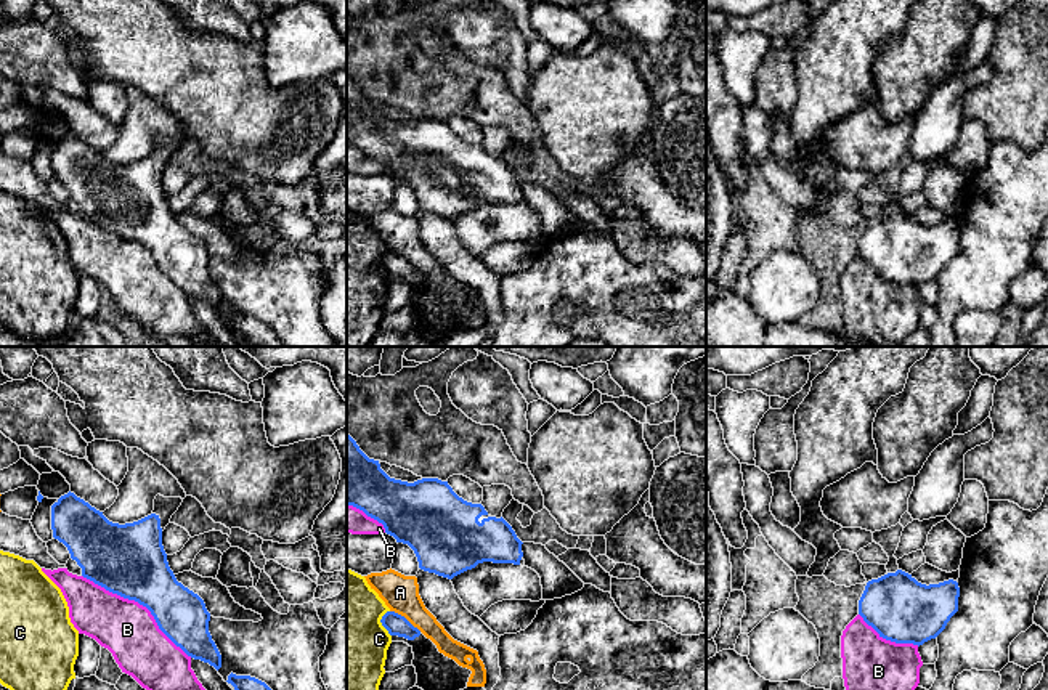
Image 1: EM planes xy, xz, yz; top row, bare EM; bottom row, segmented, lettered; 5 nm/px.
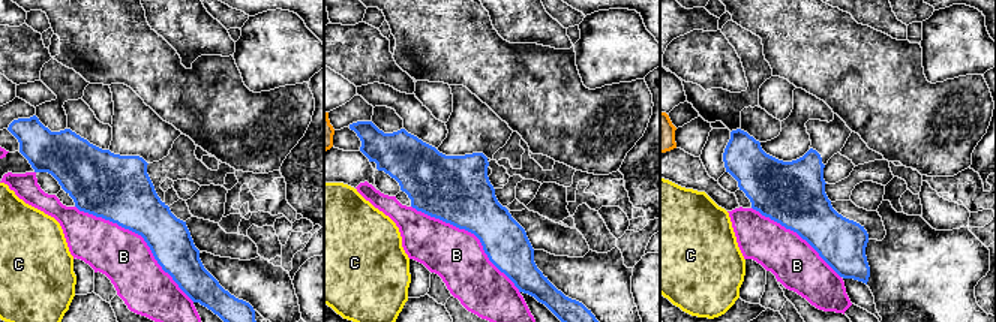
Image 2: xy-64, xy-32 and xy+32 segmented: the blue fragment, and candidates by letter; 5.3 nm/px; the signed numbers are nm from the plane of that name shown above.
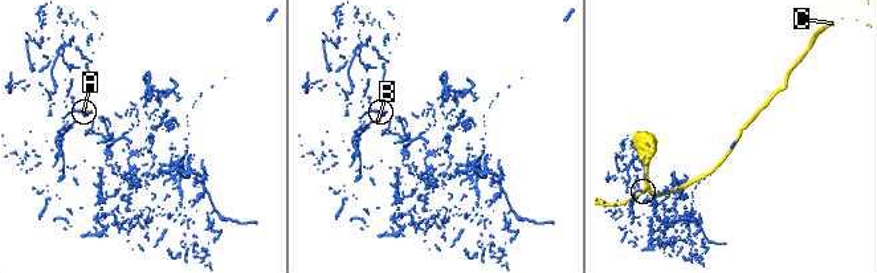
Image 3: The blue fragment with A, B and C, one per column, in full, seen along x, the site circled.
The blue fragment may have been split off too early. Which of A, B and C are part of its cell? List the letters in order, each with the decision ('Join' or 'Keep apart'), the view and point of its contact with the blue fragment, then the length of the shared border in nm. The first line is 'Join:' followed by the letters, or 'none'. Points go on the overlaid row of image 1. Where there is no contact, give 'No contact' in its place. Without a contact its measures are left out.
Join: none
A: Keep apart. Touches blue at xz (405, 618). Shared border 190 nm
B: Keep apart. Touches blue at xy (140, 604). Shared border 700 nm
C: Keep apart. Touches blue at xz (381, 621). Shared border 140 nm

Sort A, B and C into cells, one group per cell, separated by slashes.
A / B / C

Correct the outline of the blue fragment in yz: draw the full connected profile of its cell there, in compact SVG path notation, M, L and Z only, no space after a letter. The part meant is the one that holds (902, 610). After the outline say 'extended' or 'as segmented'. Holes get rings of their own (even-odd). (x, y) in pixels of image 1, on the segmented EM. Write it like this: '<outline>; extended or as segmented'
M897 570L867 582L859 615L879 637L920 647L945 629L958 611L958 597L953 579L926 586Z; as segmented

